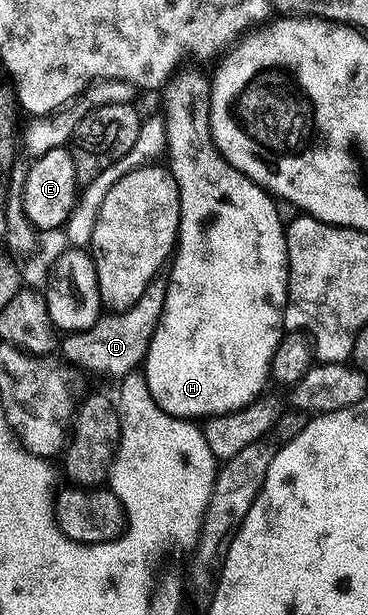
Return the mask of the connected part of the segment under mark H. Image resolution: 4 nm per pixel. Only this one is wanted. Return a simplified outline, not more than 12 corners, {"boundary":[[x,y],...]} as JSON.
{"boundary":[[211,82],[163,87],[181,226],[143,363],[159,408],[262,397],[286,223],[224,158]]}

